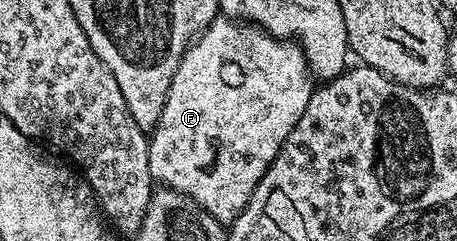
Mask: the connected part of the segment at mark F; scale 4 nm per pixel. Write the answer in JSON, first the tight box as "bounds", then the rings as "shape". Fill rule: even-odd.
{"bounds":[148,16,316,224],"shape":[[[225,16],[215,18],[191,42],[189,48],[184,52],[176,72],[172,76],[172,84],[168,88],[168,100],[164,100],[164,108],[160,112],[160,120],[154,125],[154,129],[149,135],[150,155],[148,156],[148,164],[150,165],[151,179],[155,183],[161,184],[167,190],[175,190],[181,194],[186,194],[192,200],[196,200],[196,204],[200,204],[200,208],[204,208],[204,212],[211,214],[217,222],[223,224],[234,222],[236,216],[240,216],[240,212],[248,204],[248,200],[252,196],[256,184],[260,184],[264,172],[268,172],[272,160],[276,160],[284,140],[288,140],[288,132],[292,132],[292,128],[296,128],[300,116],[304,116],[304,112],[308,108],[308,100],[315,89],[316,82],[311,75],[310,65],[306,63],[304,52],[297,41],[274,38],[262,27],[241,20]]]}

